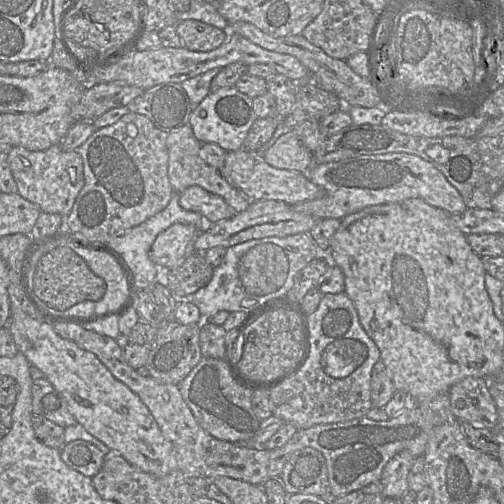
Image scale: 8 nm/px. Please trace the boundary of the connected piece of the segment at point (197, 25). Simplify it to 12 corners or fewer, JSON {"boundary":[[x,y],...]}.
{"boundary":[[197,20],[175,25],[183,47],[209,52],[227,40]]}

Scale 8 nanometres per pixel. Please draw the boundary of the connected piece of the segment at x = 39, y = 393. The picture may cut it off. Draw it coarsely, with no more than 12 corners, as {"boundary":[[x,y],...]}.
{"boundary":[[46,379],[33,380],[32,412],[66,428],[78,422]]}

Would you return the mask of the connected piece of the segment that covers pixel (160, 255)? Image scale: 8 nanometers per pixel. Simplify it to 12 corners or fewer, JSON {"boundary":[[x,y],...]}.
{"boundary":[[174,224],[158,234],[149,252],[161,270],[192,252],[200,231]]}

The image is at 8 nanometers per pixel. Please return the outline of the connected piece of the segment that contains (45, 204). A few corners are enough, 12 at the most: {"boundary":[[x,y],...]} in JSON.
{"boundary":[[59,144],[6,150],[17,193],[66,218],[85,183]]}

